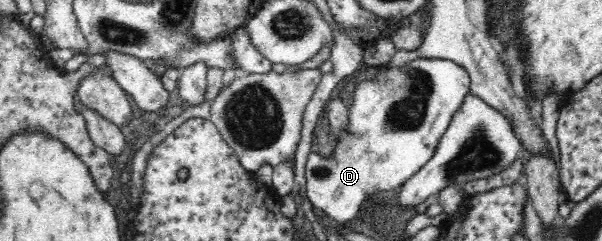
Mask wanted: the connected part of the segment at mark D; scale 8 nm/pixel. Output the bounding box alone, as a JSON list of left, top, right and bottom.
[305,58,470,224]

